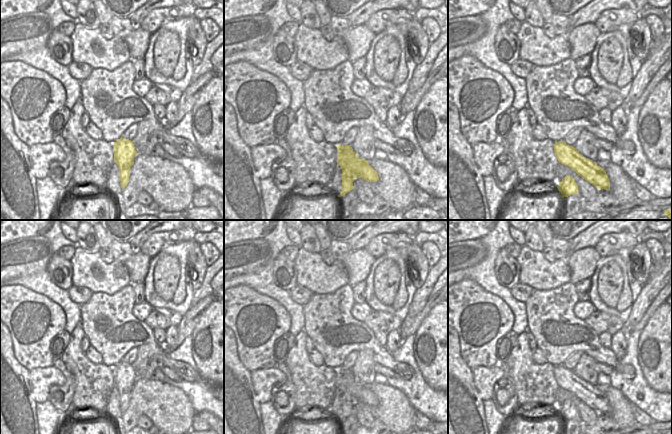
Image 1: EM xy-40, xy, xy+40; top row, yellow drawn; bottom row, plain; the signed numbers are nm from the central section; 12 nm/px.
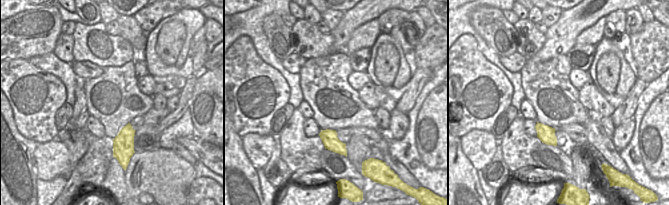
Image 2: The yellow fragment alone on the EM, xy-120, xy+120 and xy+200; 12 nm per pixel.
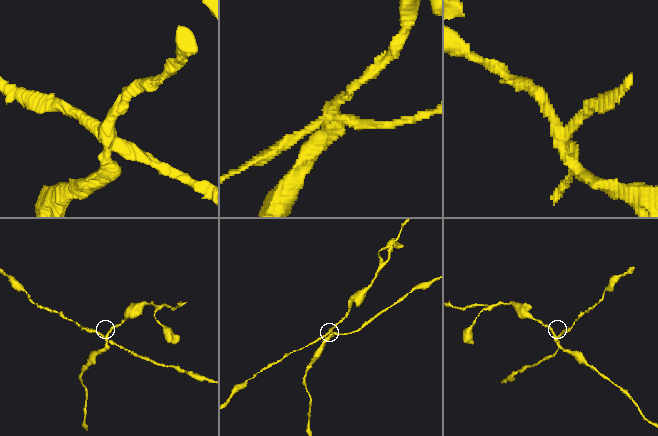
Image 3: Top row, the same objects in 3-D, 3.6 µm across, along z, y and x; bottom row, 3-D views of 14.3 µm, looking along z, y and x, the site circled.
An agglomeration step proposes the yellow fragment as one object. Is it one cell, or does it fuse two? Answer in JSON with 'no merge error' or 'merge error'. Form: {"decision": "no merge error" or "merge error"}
{"decision": "merge error"}

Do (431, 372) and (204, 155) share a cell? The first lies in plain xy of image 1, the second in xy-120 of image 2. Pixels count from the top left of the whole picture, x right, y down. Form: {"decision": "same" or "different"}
{"decision": "different"}

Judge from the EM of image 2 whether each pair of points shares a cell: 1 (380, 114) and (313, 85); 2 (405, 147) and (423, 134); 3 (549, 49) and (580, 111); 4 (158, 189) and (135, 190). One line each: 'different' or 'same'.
1: different
2: different
3: different
4: same

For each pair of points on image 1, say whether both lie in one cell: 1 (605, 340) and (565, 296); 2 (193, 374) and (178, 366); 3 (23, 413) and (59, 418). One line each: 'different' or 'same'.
1: different
2: same
3: different

